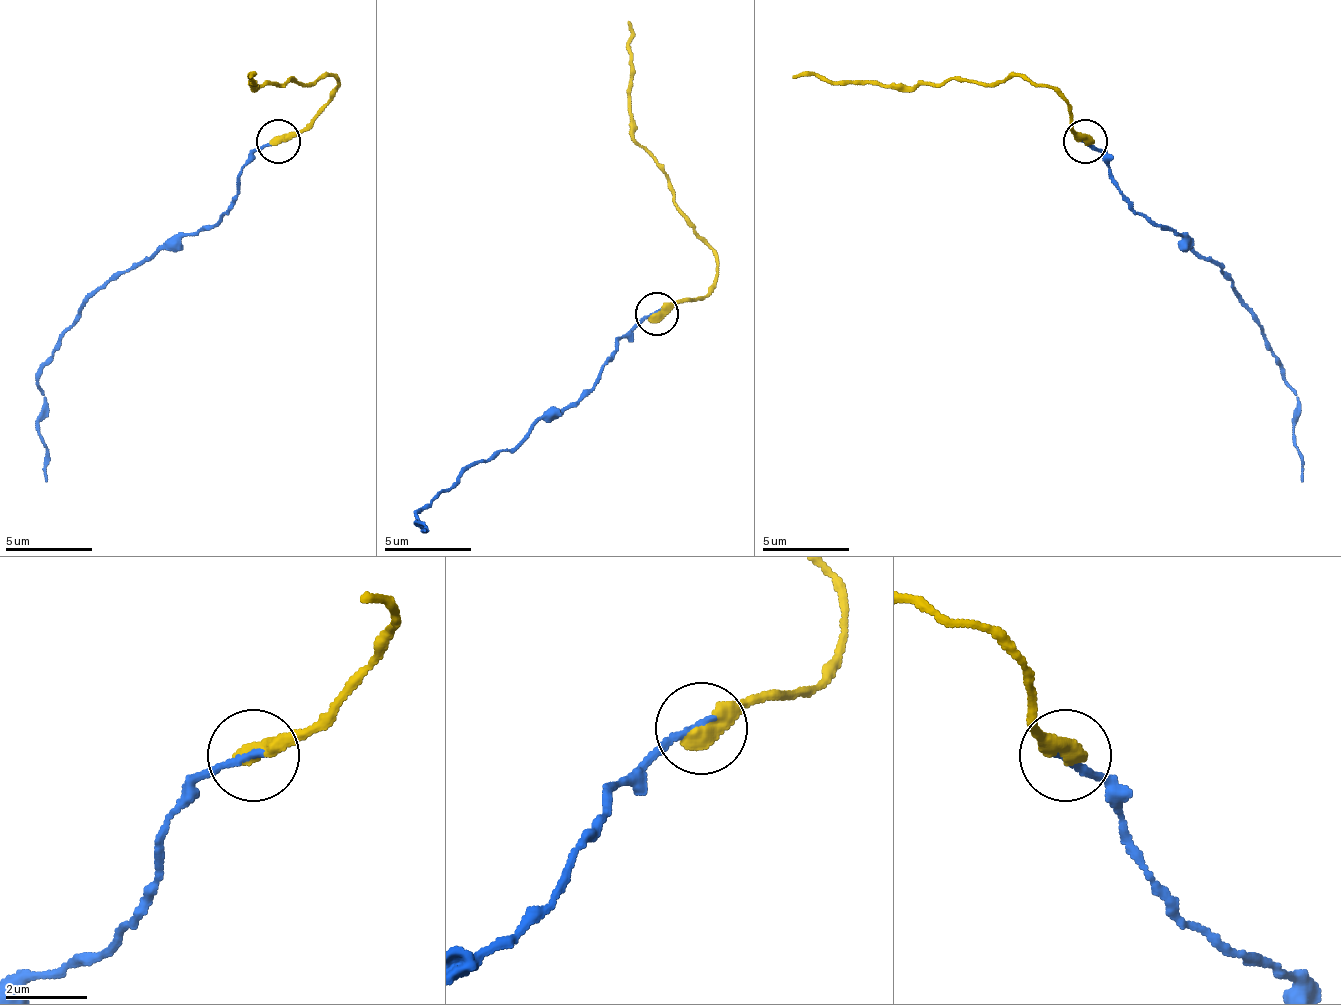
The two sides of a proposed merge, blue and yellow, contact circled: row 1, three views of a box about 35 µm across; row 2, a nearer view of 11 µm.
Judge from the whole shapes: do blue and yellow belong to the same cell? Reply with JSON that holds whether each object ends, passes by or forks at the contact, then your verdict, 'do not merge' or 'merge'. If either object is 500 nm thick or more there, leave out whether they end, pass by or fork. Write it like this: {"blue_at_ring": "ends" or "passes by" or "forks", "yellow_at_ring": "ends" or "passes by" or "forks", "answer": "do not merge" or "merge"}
{"answer": "merge"}

